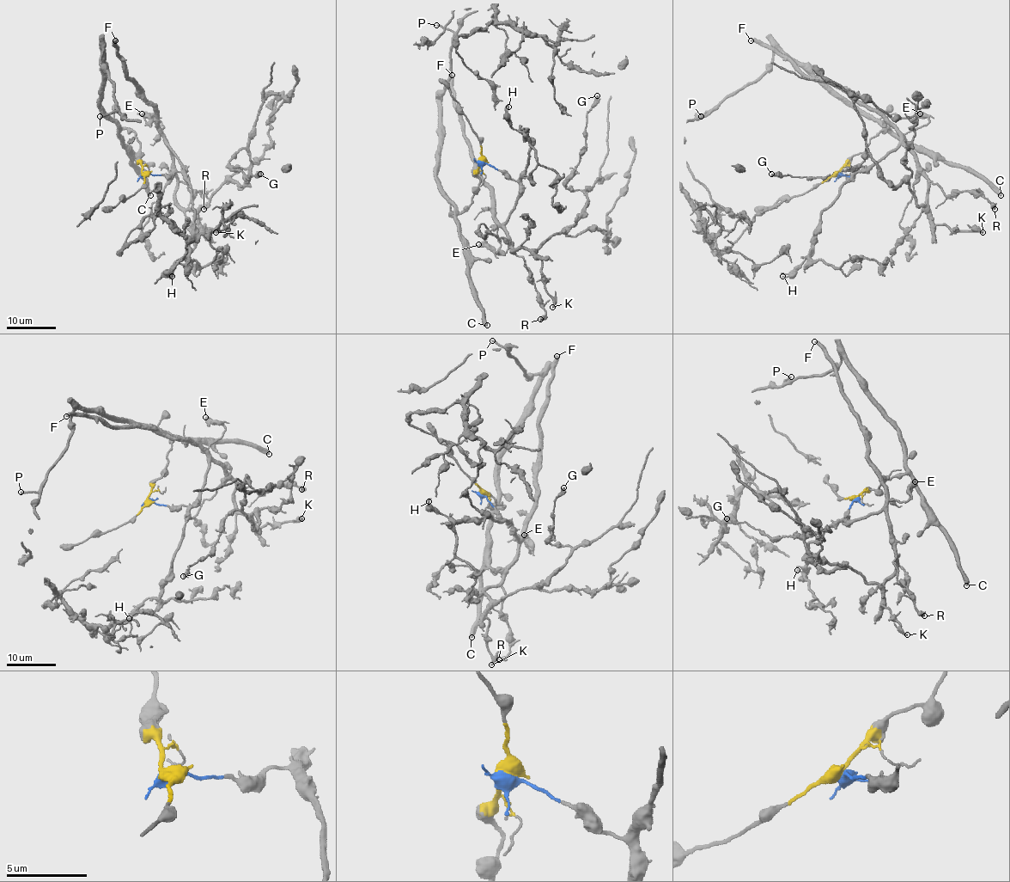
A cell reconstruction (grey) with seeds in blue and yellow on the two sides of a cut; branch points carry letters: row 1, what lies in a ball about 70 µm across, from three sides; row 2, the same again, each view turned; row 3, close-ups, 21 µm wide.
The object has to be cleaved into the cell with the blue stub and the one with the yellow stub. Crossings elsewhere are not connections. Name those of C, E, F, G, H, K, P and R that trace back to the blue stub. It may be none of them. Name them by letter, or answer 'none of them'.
E, F, G, H, K, R

